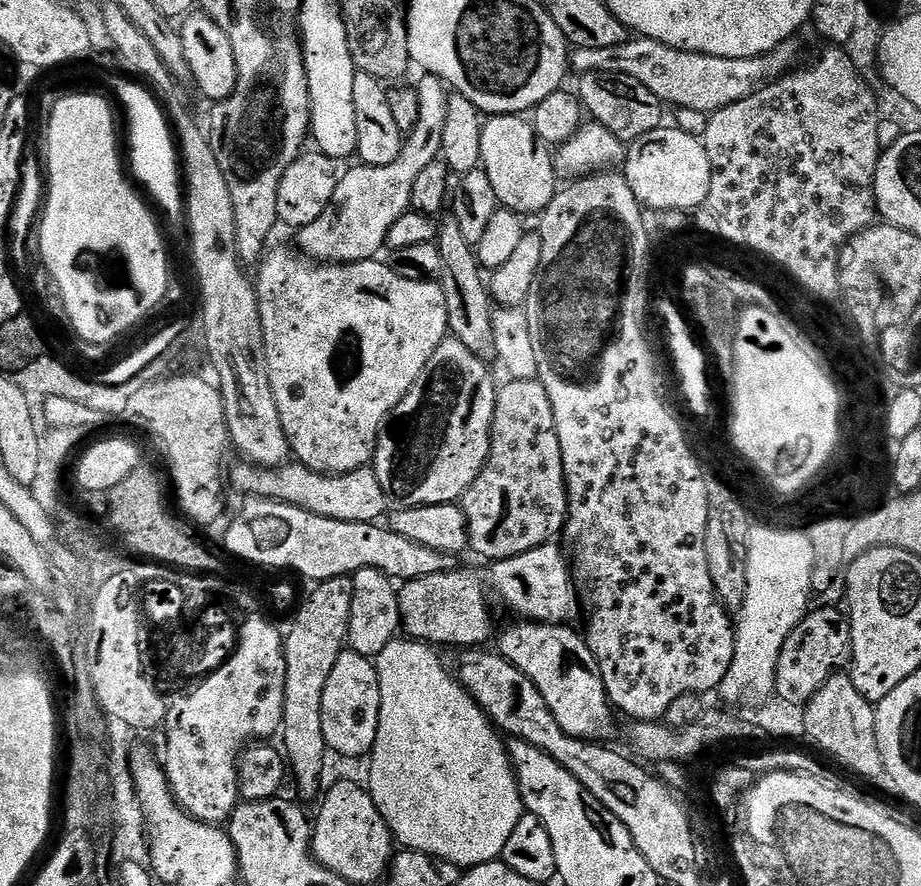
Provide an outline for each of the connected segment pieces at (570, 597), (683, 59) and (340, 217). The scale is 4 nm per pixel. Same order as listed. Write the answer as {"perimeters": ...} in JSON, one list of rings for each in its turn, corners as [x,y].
{"perimeters":[[[[542,544],[509,560],[497,560],[487,565],[489,590],[521,621],[564,624],[571,621],[568,619],[575,614],[576,608],[578,612],[578,593],[572,570],[561,545],[557,544]]],[[[629,38],[622,46],[608,46],[606,50],[572,48],[570,68],[576,74],[622,74],[626,78],[634,78],[634,82],[642,82],[650,94],[657,96],[665,105],[673,104],[673,109],[685,108],[711,114],[785,75],[796,60],[796,43],[795,39],[790,39],[773,52],[754,58],[714,58],[697,52],[674,50],[674,46],[666,46],[657,40]]],[[[424,74],[419,78],[421,79],[420,84],[415,85],[420,103],[418,126],[414,126],[414,130],[407,133],[398,158],[394,158],[394,162],[377,168],[367,166],[352,168],[345,176],[343,173],[337,179],[334,198],[330,202],[330,206],[326,206],[326,211],[316,221],[310,222],[310,226],[299,229],[300,245],[298,248],[308,259],[321,264],[353,264],[359,260],[371,260],[377,255],[376,251],[380,247],[383,249],[387,245],[390,226],[394,226],[394,222],[398,222],[398,218],[402,218],[402,214],[411,209],[412,191],[418,173],[426,166],[430,166],[430,162],[434,162],[440,156],[442,133],[446,127],[446,106],[450,95],[444,81],[439,80],[437,76]]]]}

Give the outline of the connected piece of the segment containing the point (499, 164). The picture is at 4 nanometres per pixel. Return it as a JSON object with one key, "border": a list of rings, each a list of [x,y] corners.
{"border":[[[523,115],[493,116],[484,120],[482,130],[482,154],[480,163],[484,173],[490,178],[490,186],[494,186],[494,194],[501,209],[516,213],[521,218],[535,217],[550,206],[558,191],[558,177],[553,153],[536,134],[535,128]]]}

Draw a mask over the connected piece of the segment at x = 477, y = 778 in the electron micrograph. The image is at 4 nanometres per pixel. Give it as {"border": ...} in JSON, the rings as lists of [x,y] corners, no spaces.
{"border":[[[397,638],[388,643],[386,650],[382,650],[380,656],[375,657],[376,673],[380,679],[380,717],[378,718],[380,738],[370,753],[372,765],[368,768],[366,787],[368,793],[372,795],[374,806],[378,806],[378,814],[382,814],[382,818],[388,829],[391,830],[397,845],[426,854],[437,862],[453,864],[462,870],[467,870],[489,864],[492,860],[500,860],[506,841],[510,839],[510,834],[514,834],[514,826],[518,826],[519,820],[523,818],[526,811],[523,799],[520,797],[519,782],[516,780],[512,760],[508,756],[508,749],[501,733],[497,731],[483,710],[478,707],[475,698],[464,689],[459,679],[453,673],[451,676],[440,665],[440,656],[436,652],[439,651],[427,642],[417,642],[411,638]]]}

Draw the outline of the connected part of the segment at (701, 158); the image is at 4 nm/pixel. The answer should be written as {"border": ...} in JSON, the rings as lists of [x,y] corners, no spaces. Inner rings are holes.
{"border":[[[661,126],[655,128],[650,134],[642,134],[642,138],[631,141],[627,145],[622,175],[627,180],[634,198],[645,209],[653,208],[662,211],[678,211],[685,214],[693,210],[703,209],[708,202],[710,194],[710,158],[706,154],[702,140],[683,133],[675,126]]]}

